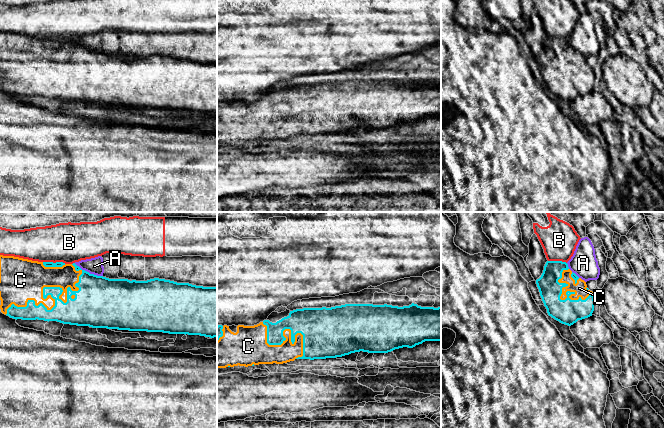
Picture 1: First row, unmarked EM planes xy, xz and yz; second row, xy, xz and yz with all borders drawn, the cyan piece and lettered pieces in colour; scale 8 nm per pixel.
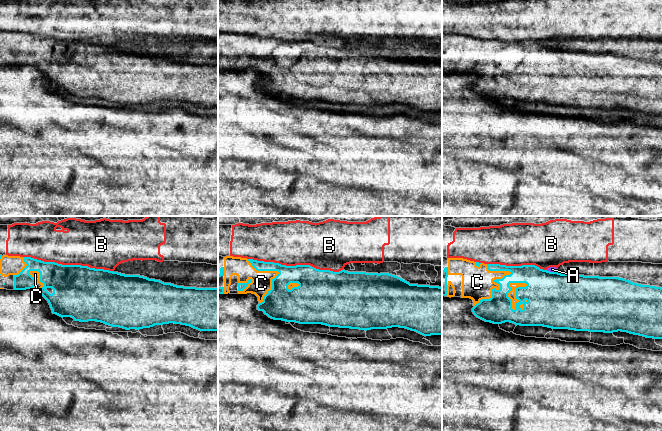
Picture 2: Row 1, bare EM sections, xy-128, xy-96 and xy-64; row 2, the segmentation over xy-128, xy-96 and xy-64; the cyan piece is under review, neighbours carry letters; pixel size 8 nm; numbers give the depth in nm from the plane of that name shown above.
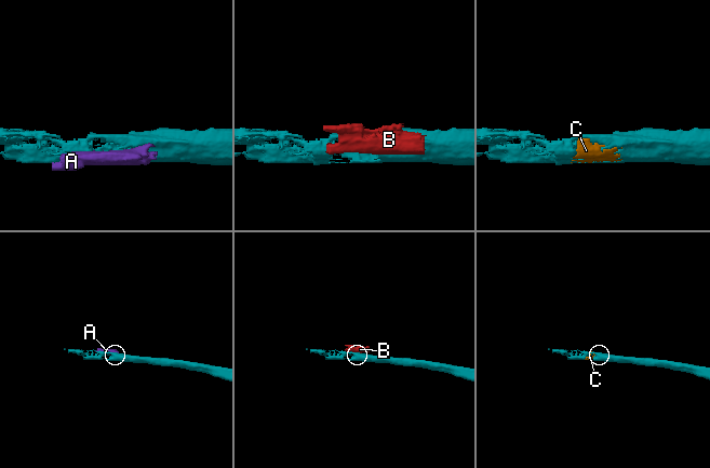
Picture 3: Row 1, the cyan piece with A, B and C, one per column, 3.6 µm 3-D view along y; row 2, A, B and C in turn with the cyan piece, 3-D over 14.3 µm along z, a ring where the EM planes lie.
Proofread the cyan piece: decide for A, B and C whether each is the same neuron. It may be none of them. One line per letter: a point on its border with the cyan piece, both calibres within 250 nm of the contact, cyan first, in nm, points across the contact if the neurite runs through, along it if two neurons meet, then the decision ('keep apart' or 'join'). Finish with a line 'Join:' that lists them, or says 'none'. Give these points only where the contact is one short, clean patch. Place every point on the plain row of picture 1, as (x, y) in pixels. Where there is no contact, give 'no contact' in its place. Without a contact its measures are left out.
A: xy (88, 48) | 380/130 nm | keep apart
B: xy (54, 39) | 50/320 nm | keep apart
C: xy (43, 67) | 170/340 nm | join
Join: C

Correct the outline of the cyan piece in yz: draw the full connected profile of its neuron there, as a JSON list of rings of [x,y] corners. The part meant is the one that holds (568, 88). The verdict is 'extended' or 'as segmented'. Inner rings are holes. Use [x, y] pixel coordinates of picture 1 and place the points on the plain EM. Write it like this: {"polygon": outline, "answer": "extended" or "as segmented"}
{"polygon": [[[547,37],[543,49],[539,55],[536,56],[540,72],[547,85],[549,92],[559,97],[562,100],[571,102],[578,96],[582,96],[592,92],[594,87],[594,71],[593,68],[587,64],[586,58],[573,49],[566,38],[562,37]]], "answer": "extended"}

